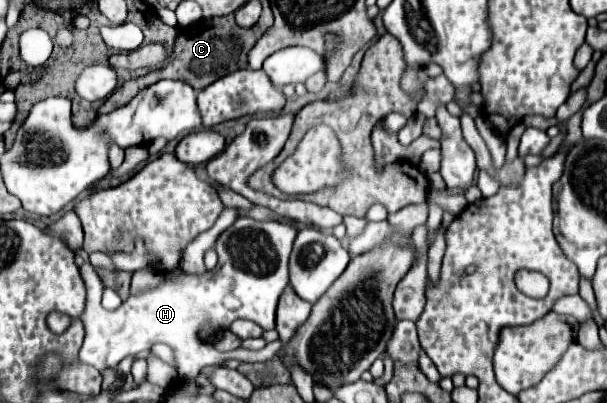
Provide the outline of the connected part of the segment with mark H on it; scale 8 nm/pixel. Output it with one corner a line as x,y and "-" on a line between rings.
246,216
238,218
228,230
224,230
220,234
220,238
214,246
218,252
218,264
208,276
195,280
194,275
182,272
176,280
164,278
160,286
132,294
114,312
108,312
100,306
104,284
102,284
100,276
96,274
96,268
90,262
84,262
80,266
80,272
82,272
86,290
88,290
88,302
86,302
86,310
82,316
82,322
86,328
86,338
80,348
80,354
78,354
80,362
94,366
100,372
108,370
108,368
116,368
122,358
138,354
138,352
146,352
158,342
164,342
168,346
184,344
184,342
188,342
188,338
196,336
204,326
212,326
214,330
226,330
228,322
234,322
238,318
248,318
248,320
260,324
264,330
272,330
278,300
280,300
284,288
288,286
288,258
290,258
296,234
298,234
296,226
286,224
286,222
278,222
278,220
260,222
260,220
252,220

